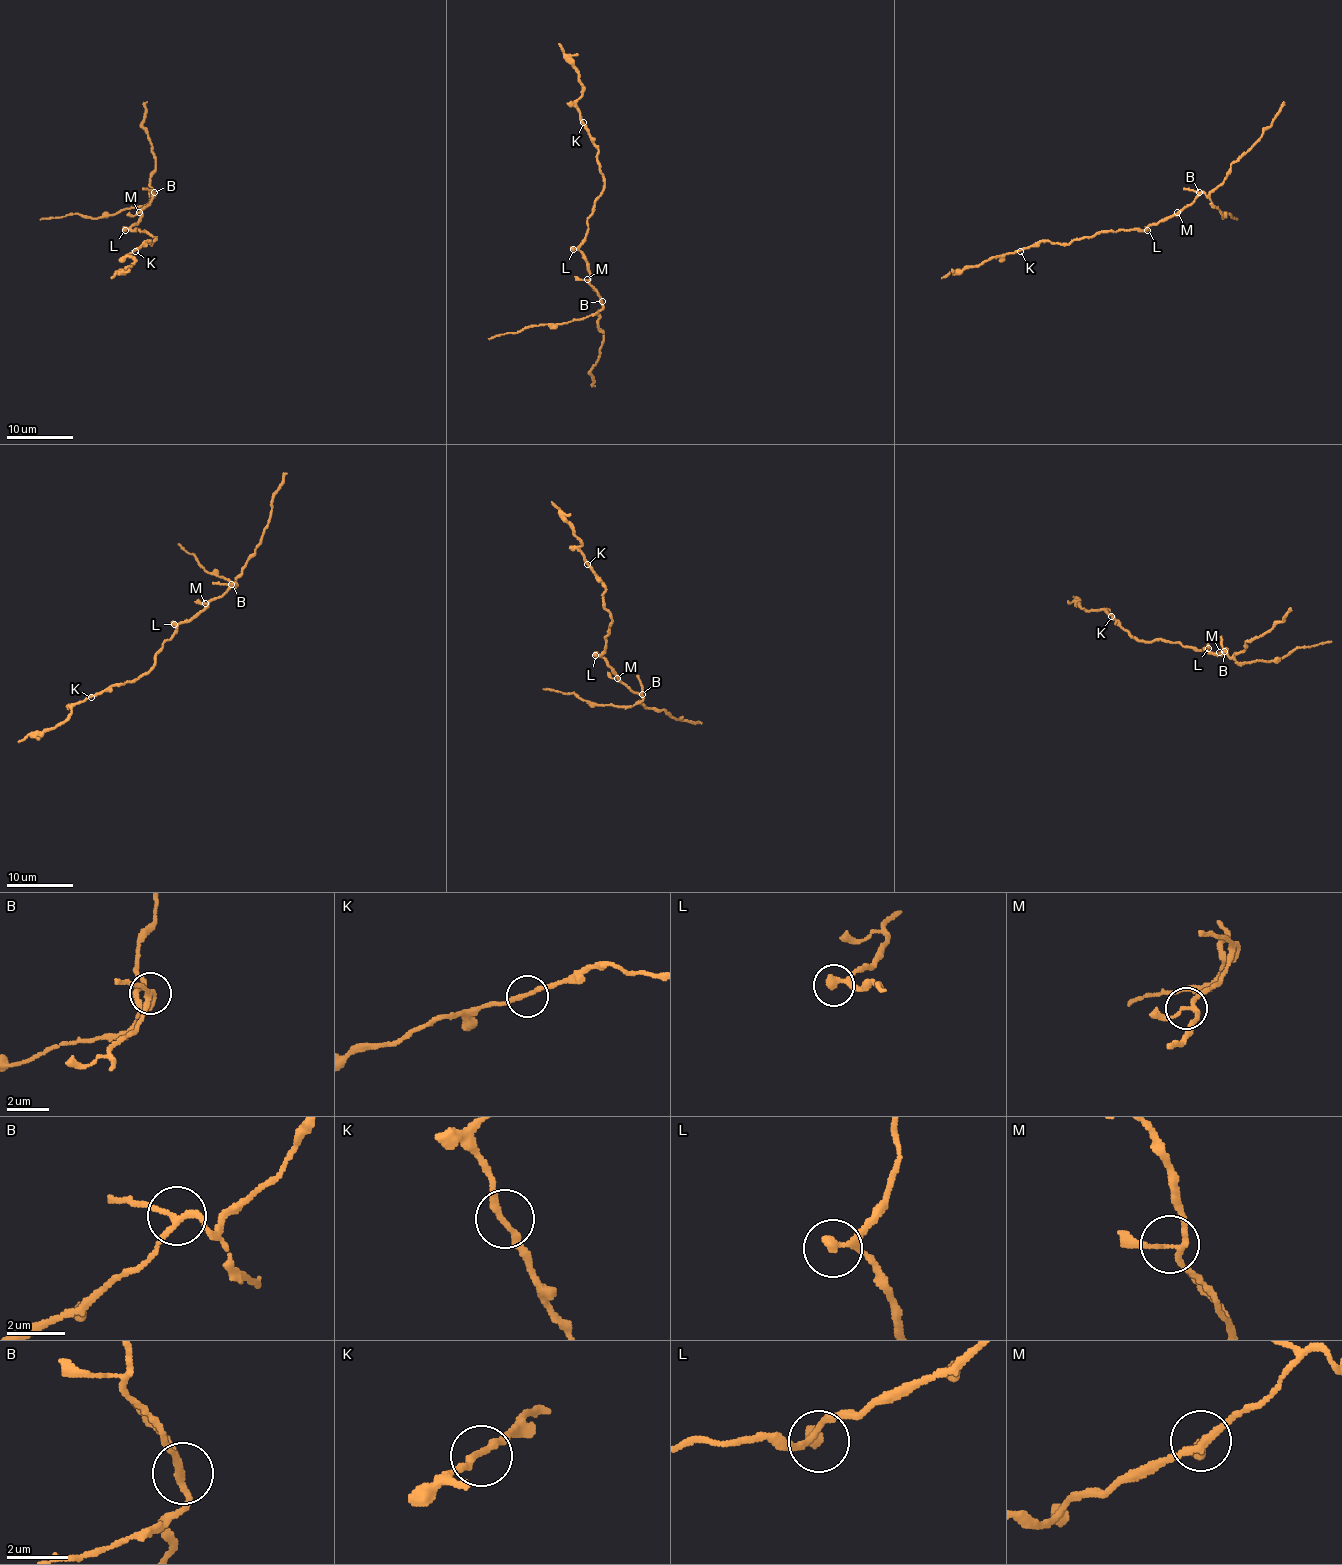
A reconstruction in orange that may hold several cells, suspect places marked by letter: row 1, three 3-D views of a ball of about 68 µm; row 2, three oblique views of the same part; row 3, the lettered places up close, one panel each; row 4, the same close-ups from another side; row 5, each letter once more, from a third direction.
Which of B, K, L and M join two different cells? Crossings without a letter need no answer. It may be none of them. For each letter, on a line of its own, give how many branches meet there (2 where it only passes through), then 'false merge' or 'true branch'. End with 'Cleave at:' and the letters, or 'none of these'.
B: 3 | true branch
K: 2 | true branch
L: 2 | true branch
M: 3 | true branch
Cleave at: none of these

